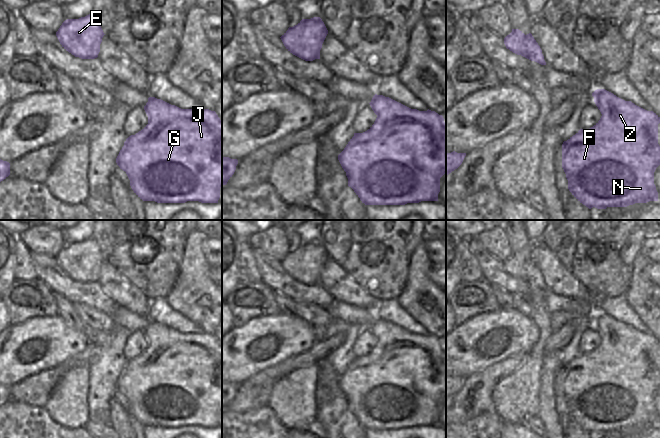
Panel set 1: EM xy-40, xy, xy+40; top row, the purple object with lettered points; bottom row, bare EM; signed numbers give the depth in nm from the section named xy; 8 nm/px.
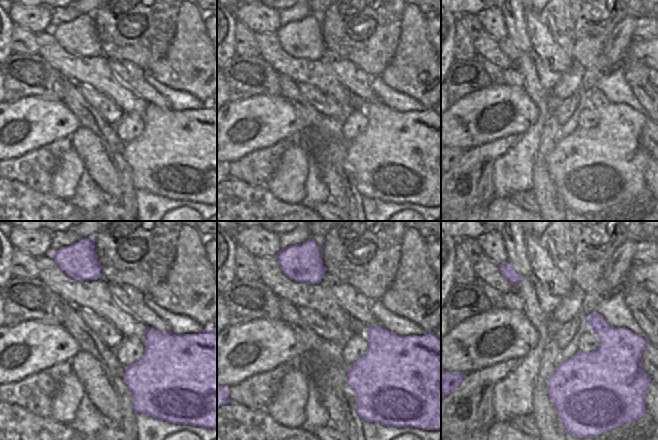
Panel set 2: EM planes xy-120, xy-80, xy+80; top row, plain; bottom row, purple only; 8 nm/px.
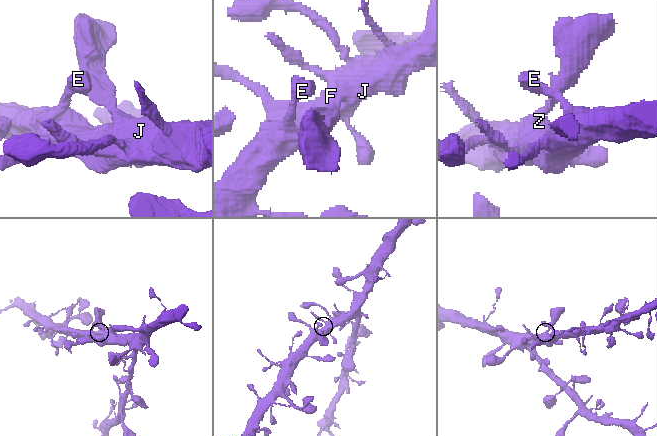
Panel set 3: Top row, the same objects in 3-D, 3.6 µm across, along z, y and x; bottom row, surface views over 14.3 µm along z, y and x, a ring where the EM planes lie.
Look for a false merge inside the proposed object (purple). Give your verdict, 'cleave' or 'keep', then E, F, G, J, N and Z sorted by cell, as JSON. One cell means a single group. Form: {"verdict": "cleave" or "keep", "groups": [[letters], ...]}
{"verdict": "keep", "groups": [["E", "F", "G", "J", "N", "Z"]]}

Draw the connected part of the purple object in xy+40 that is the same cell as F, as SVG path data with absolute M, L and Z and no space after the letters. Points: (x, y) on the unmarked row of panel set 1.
M605 313L592 317L602 340L589 353L580 353L562 368L562 392L572 419L589 433L627 431L658 425L654 396L660 389L660 341Z

